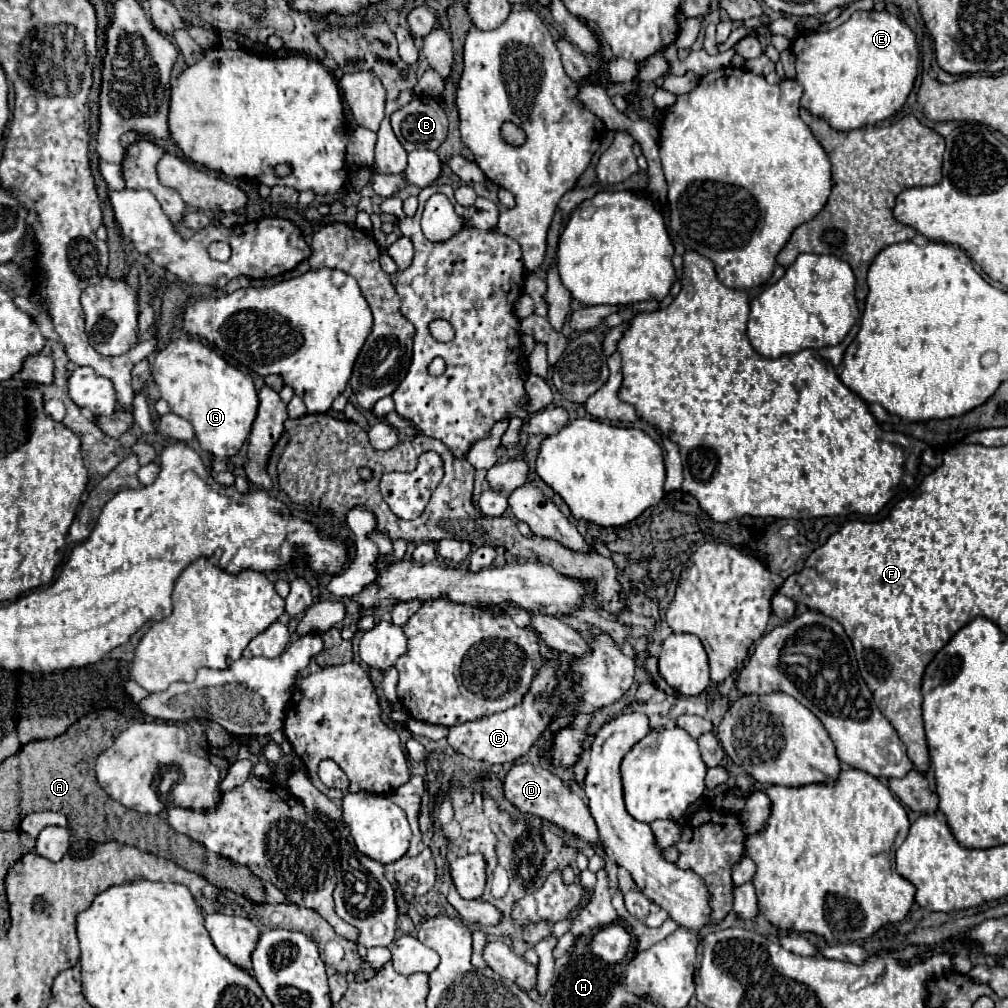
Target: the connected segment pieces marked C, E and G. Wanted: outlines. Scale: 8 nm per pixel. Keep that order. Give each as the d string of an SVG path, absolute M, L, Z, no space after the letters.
M513 610L513 622L517 626L529 628L537 634L539 652L543 658L543 664L541 664L537 676L533 678L529 690L525 692L521 704L517 704L505 712L499 712L499 714L483 716L479 720L453 726L453 728L449 728L449 736L447 736L447 742L451 744L451 748L465 754L467 758L483 760L489 764L505 764L505 762L513 762L513 760L525 756L533 748L533 744L543 736L543 732L549 728L549 724L557 716L561 716L561 710L567 710L567 698L563 696L561 686L559 686L559 676L563 672L559 668L559 656L551 650L551 646L547 646L547 642L541 638L541 634L533 628L529 612Z
M855 12L835 30L801 34L791 50L797 58L797 82L803 86L801 106L813 116L827 120L835 130L853 130L893 116L913 90L919 72L919 52L913 30L887 12Z
M189 336L175 338L167 348L157 352L151 372L161 398L167 400L173 414L193 424L205 452L219 458L231 458L241 450L251 434L259 408L259 396L249 374L237 370L215 350Z

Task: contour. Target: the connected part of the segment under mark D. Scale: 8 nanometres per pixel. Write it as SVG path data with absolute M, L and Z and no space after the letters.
M521 762L515 764L503 782L505 788L505 796L511 804L515 804L523 814L535 814L555 826L559 826L563 832L573 834L589 844L597 844L599 842L599 834L597 834L597 826L589 814L587 804L583 802L581 796L577 796L575 792L571 792L571 788L557 778L551 770L539 766L539 764L531 764L531 762Z

